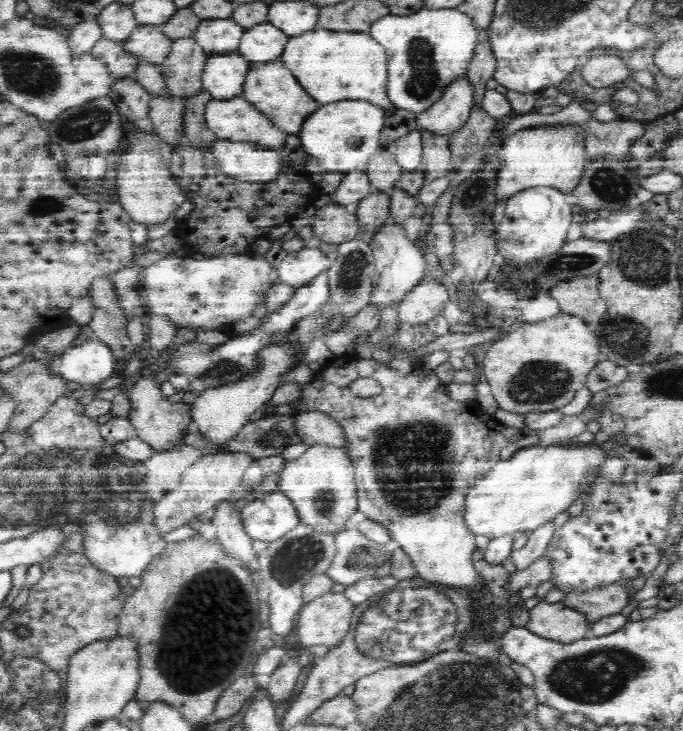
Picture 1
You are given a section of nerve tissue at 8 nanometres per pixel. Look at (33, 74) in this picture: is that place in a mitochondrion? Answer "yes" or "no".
yes

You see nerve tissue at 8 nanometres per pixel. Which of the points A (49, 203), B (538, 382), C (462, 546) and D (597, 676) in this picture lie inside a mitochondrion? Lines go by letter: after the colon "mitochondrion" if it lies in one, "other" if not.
A: mitochondrion
B: mitochondrion
C: other
D: mitochondrion

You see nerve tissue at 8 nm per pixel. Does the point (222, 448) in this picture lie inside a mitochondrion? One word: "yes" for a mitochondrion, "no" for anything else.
no

